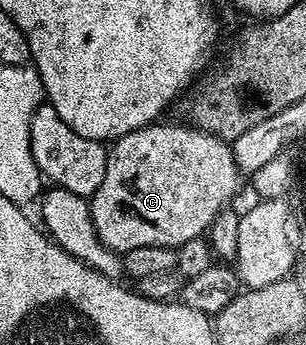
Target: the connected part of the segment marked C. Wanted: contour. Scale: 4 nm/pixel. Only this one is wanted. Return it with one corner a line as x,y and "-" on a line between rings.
181,123
182,125
162,124
146,125
144,128
132,131
113,142
112,148
109,150
110,158
108,159
108,167
104,173
104,183
100,183
100,187
94,193
93,197
89,198
92,221
96,223
96,235
100,235
100,239
109,249
115,249
117,253
123,255
136,247
148,247
149,245
152,247
174,249
179,245
188,243
192,239
202,237
209,230
213,220
231,204
230,200
237,195
238,188
241,187
242,180
244,180
244,174
239,169
234,158
234,150
227,142
221,141
220,138
214,137
210,133
205,133
202,129
193,128
186,123

